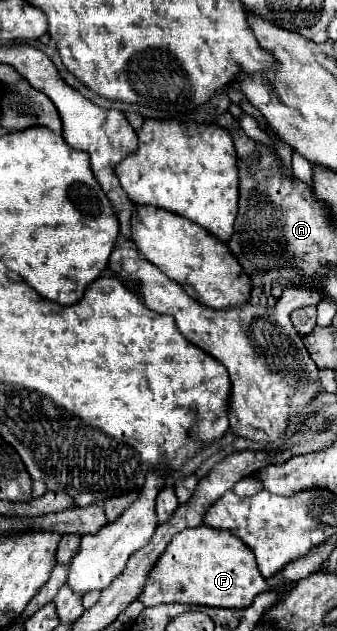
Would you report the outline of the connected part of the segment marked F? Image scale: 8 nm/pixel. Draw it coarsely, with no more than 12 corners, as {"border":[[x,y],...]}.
{"border":[[183,530],[139,600],[247,608],[269,584],[235,534]]}

